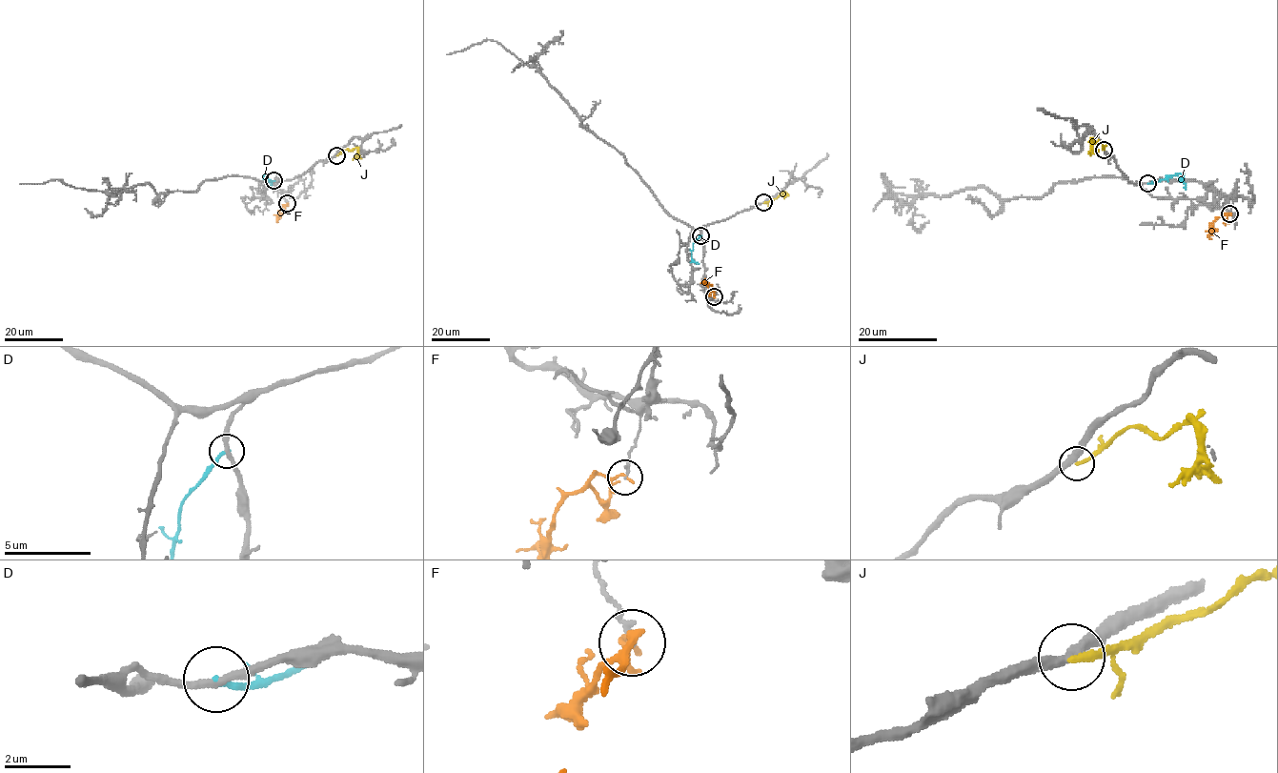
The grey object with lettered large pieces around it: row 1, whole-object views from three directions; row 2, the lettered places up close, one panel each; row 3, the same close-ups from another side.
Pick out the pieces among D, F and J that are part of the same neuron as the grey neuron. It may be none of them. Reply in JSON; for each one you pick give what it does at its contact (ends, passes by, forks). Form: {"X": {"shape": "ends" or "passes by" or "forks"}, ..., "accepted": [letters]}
{"accepted": []}

